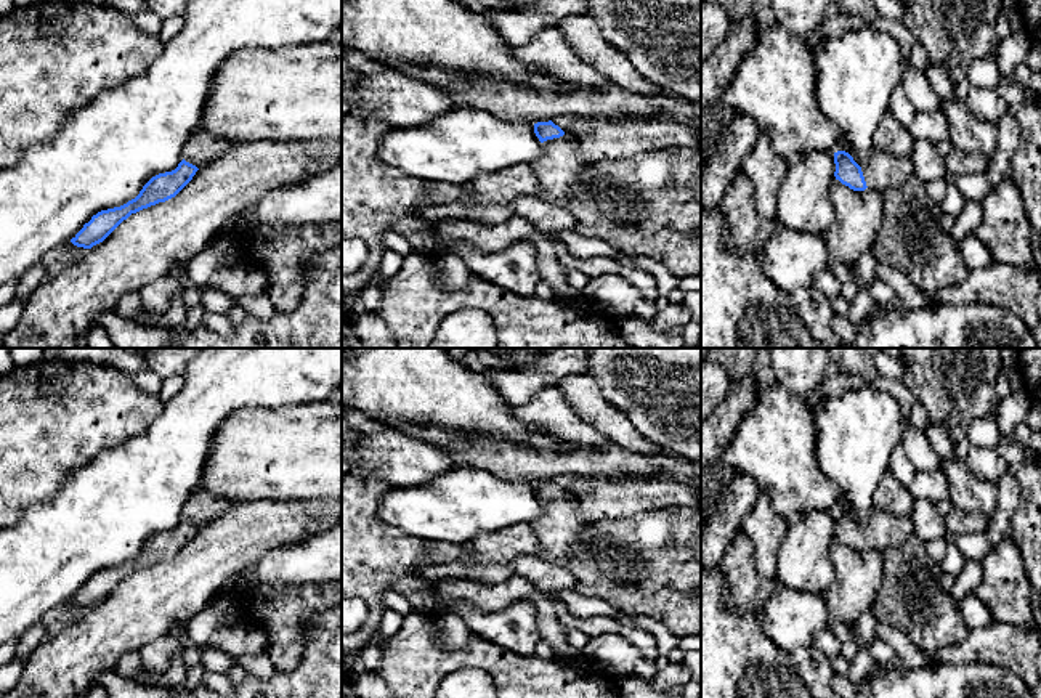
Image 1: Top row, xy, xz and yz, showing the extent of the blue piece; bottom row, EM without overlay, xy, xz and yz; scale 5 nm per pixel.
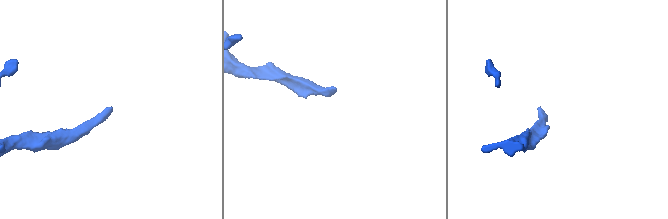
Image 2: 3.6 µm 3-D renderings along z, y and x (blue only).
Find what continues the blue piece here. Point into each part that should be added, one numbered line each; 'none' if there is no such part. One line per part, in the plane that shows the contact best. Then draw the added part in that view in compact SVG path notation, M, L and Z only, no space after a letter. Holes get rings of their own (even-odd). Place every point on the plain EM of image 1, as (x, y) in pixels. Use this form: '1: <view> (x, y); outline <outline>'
1: xz (558, 527); outline M563 494L542 502L542 513L529 523L537 536L537 557L565 566L569 558L571 546L579 541L587 525L577 515L576 501Z

